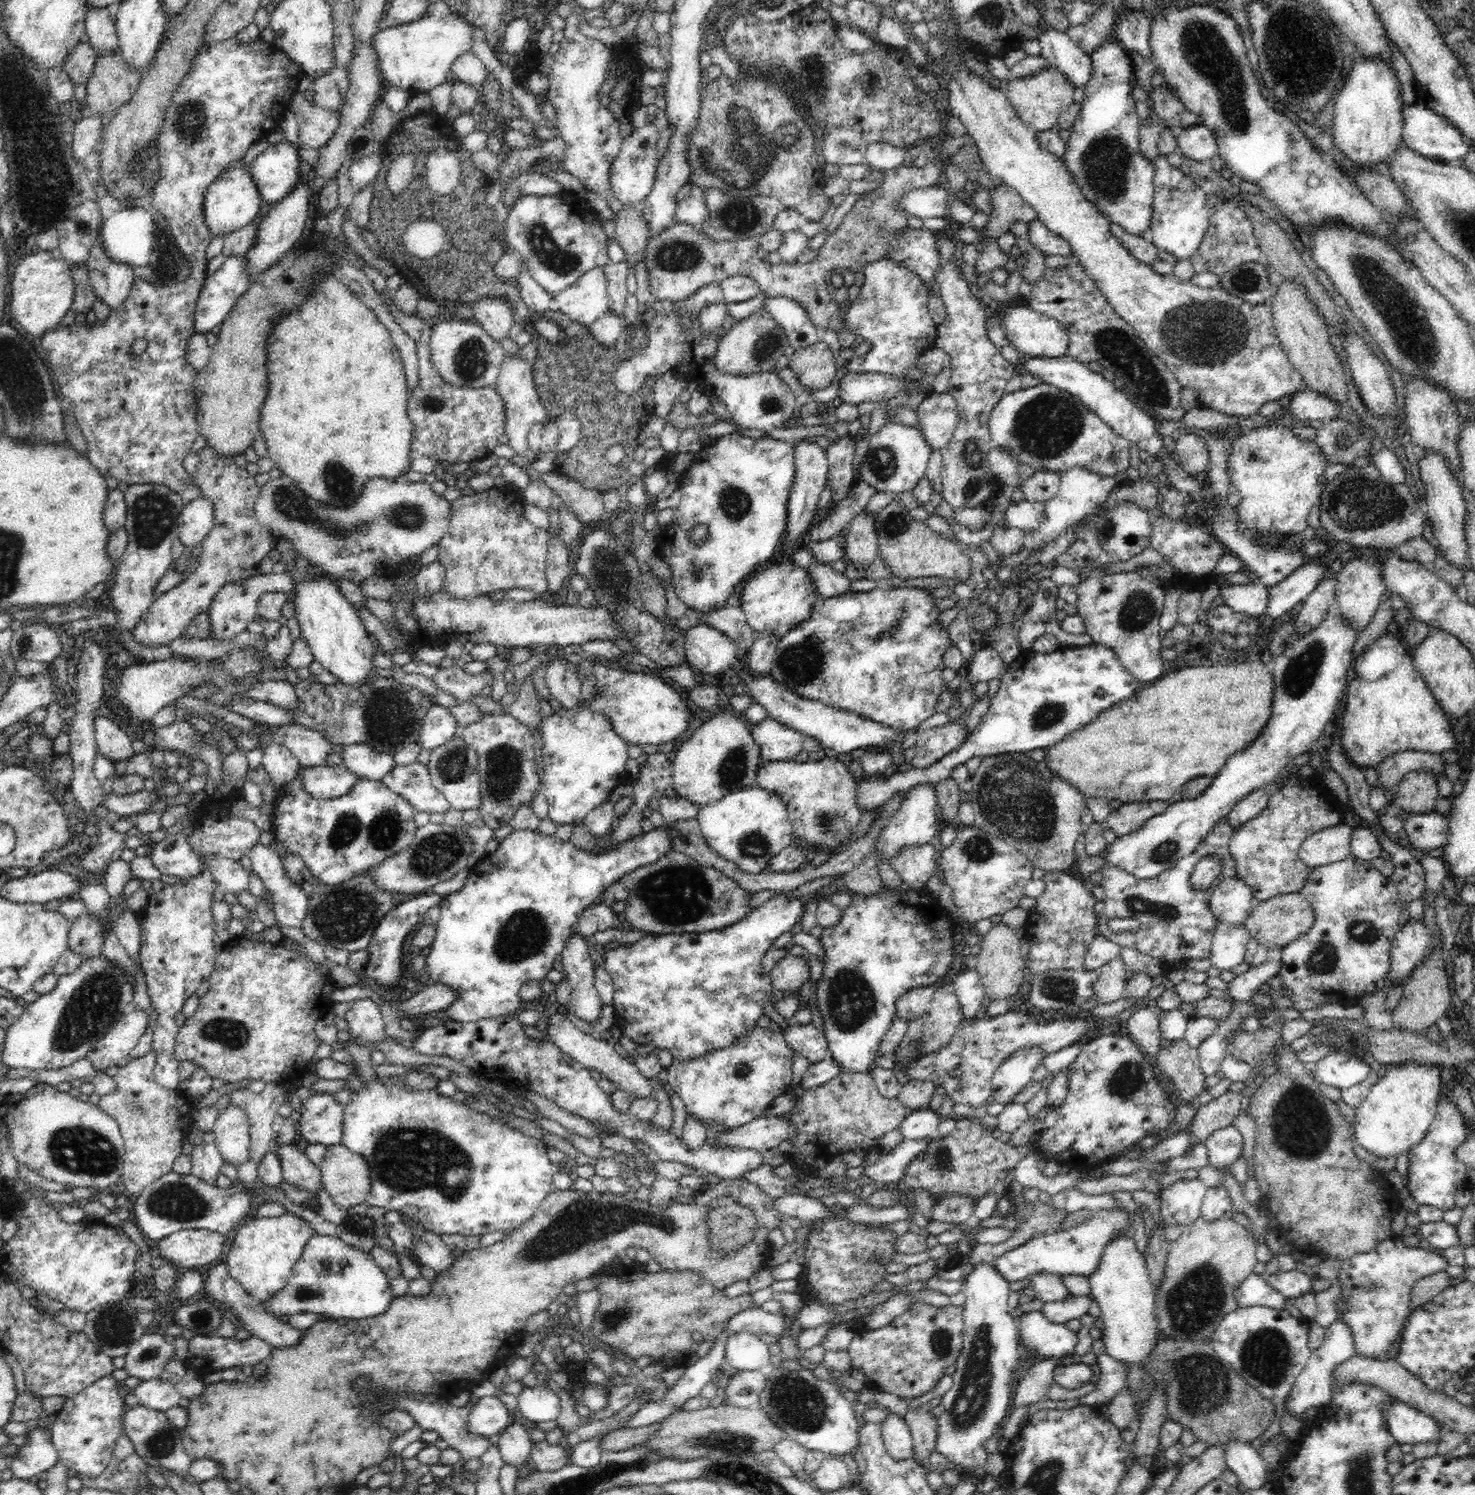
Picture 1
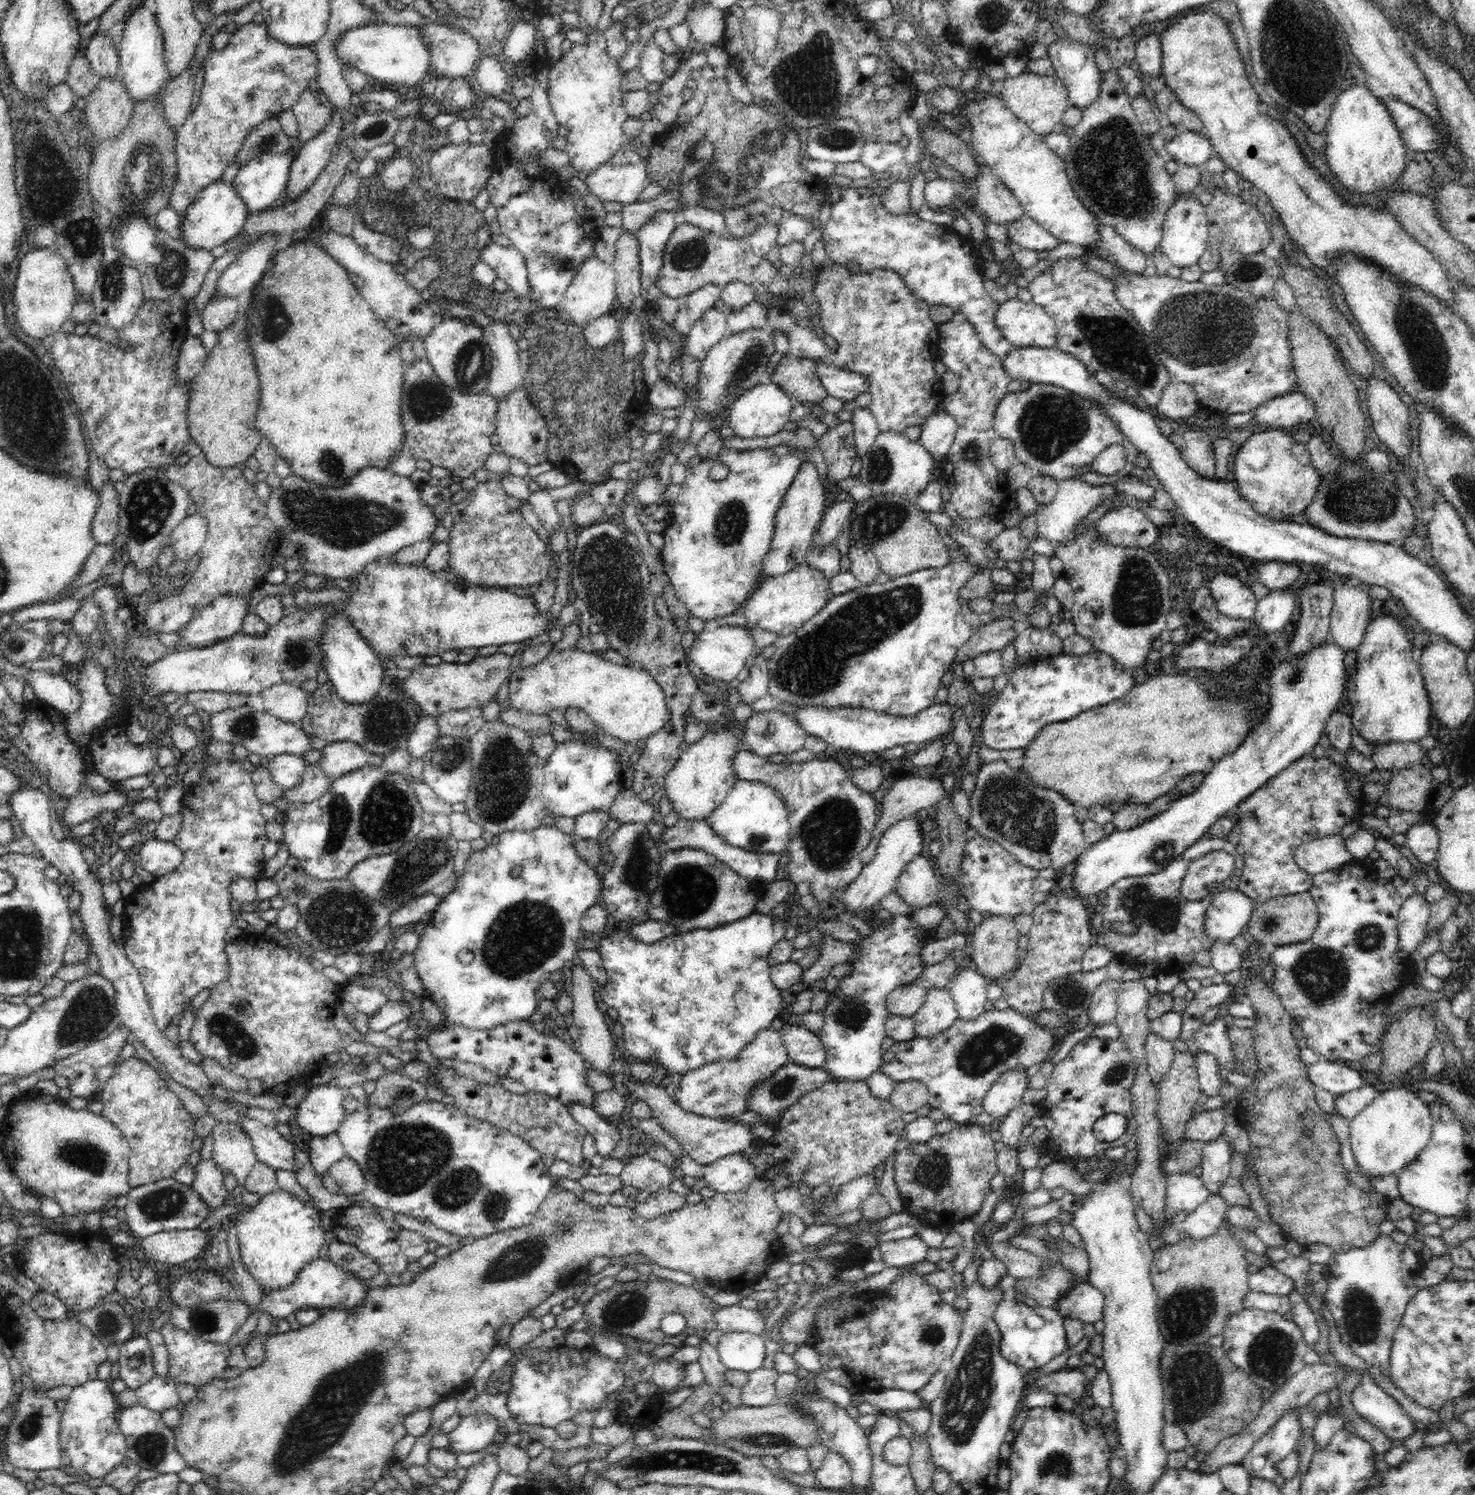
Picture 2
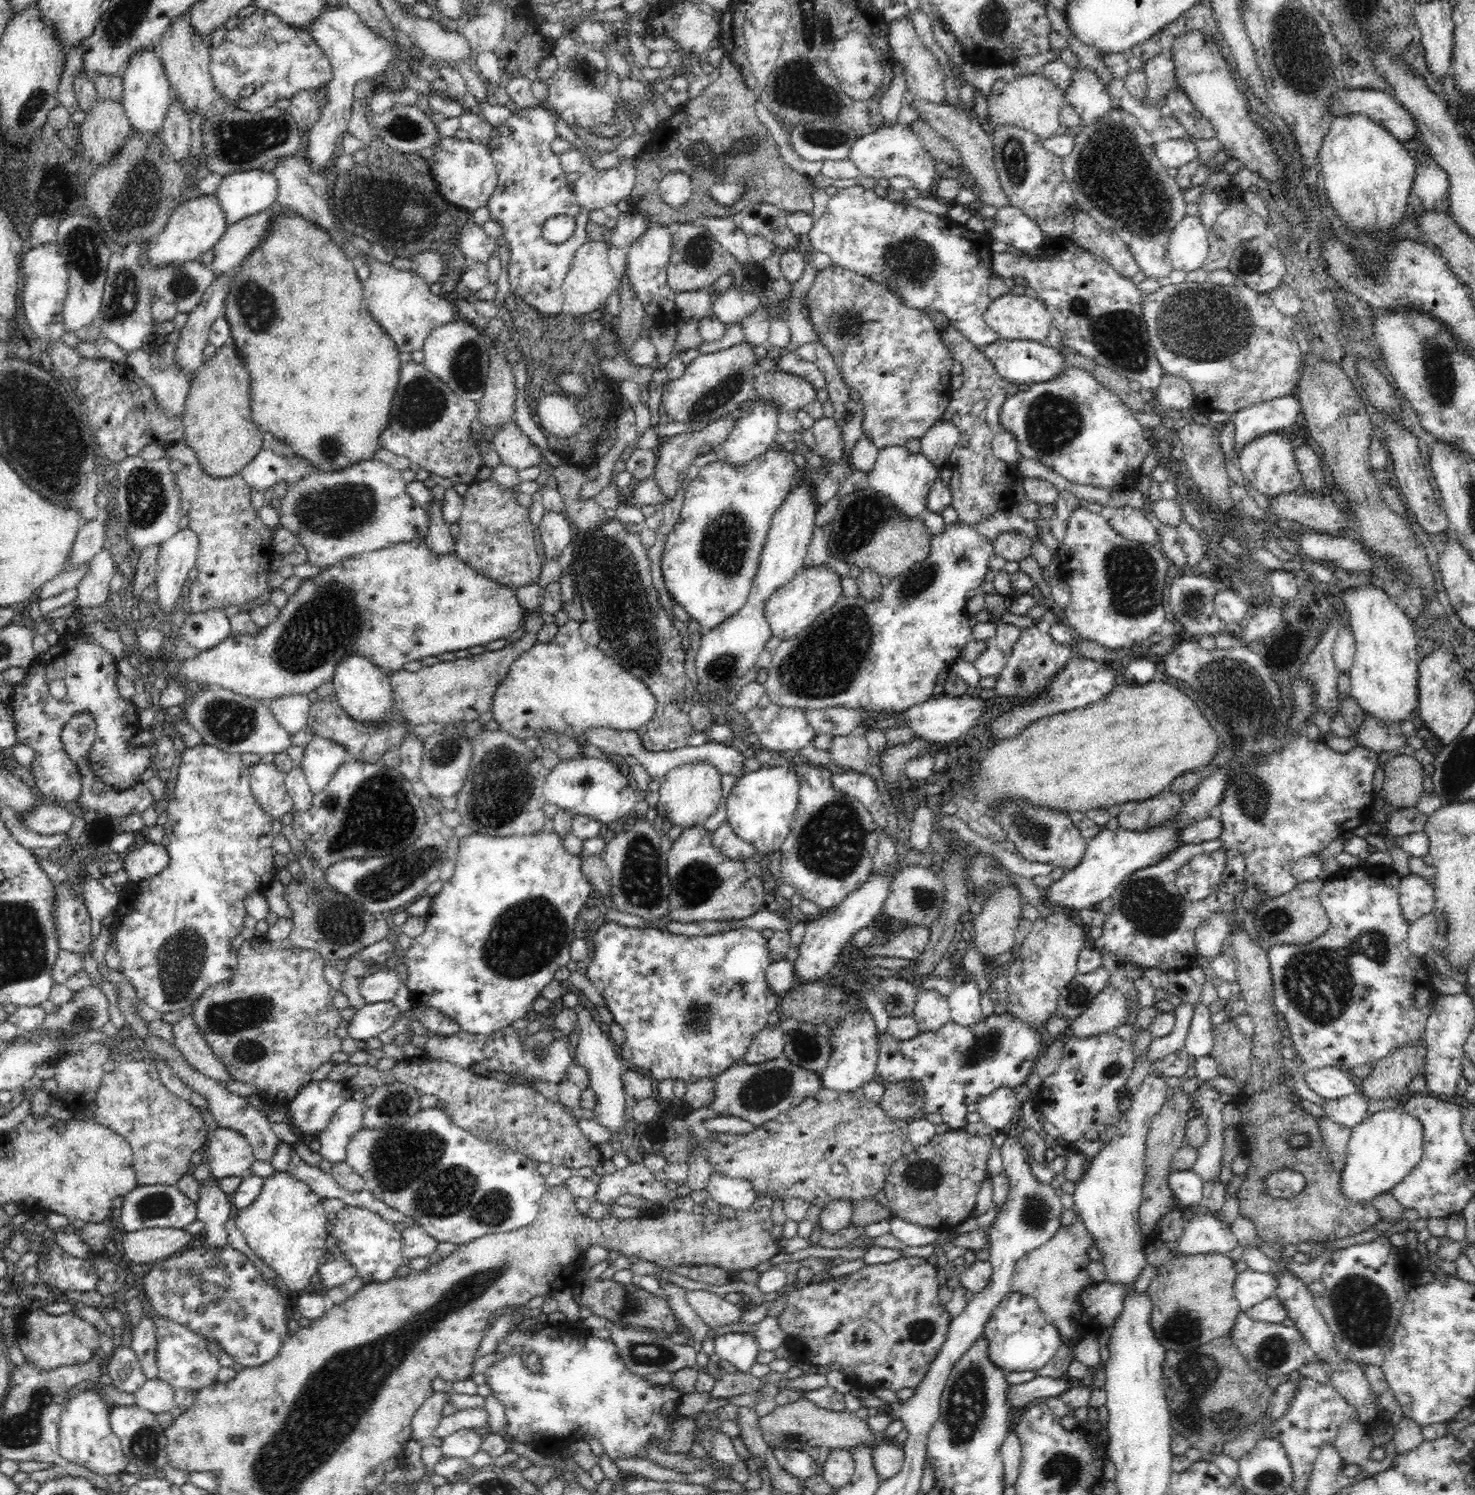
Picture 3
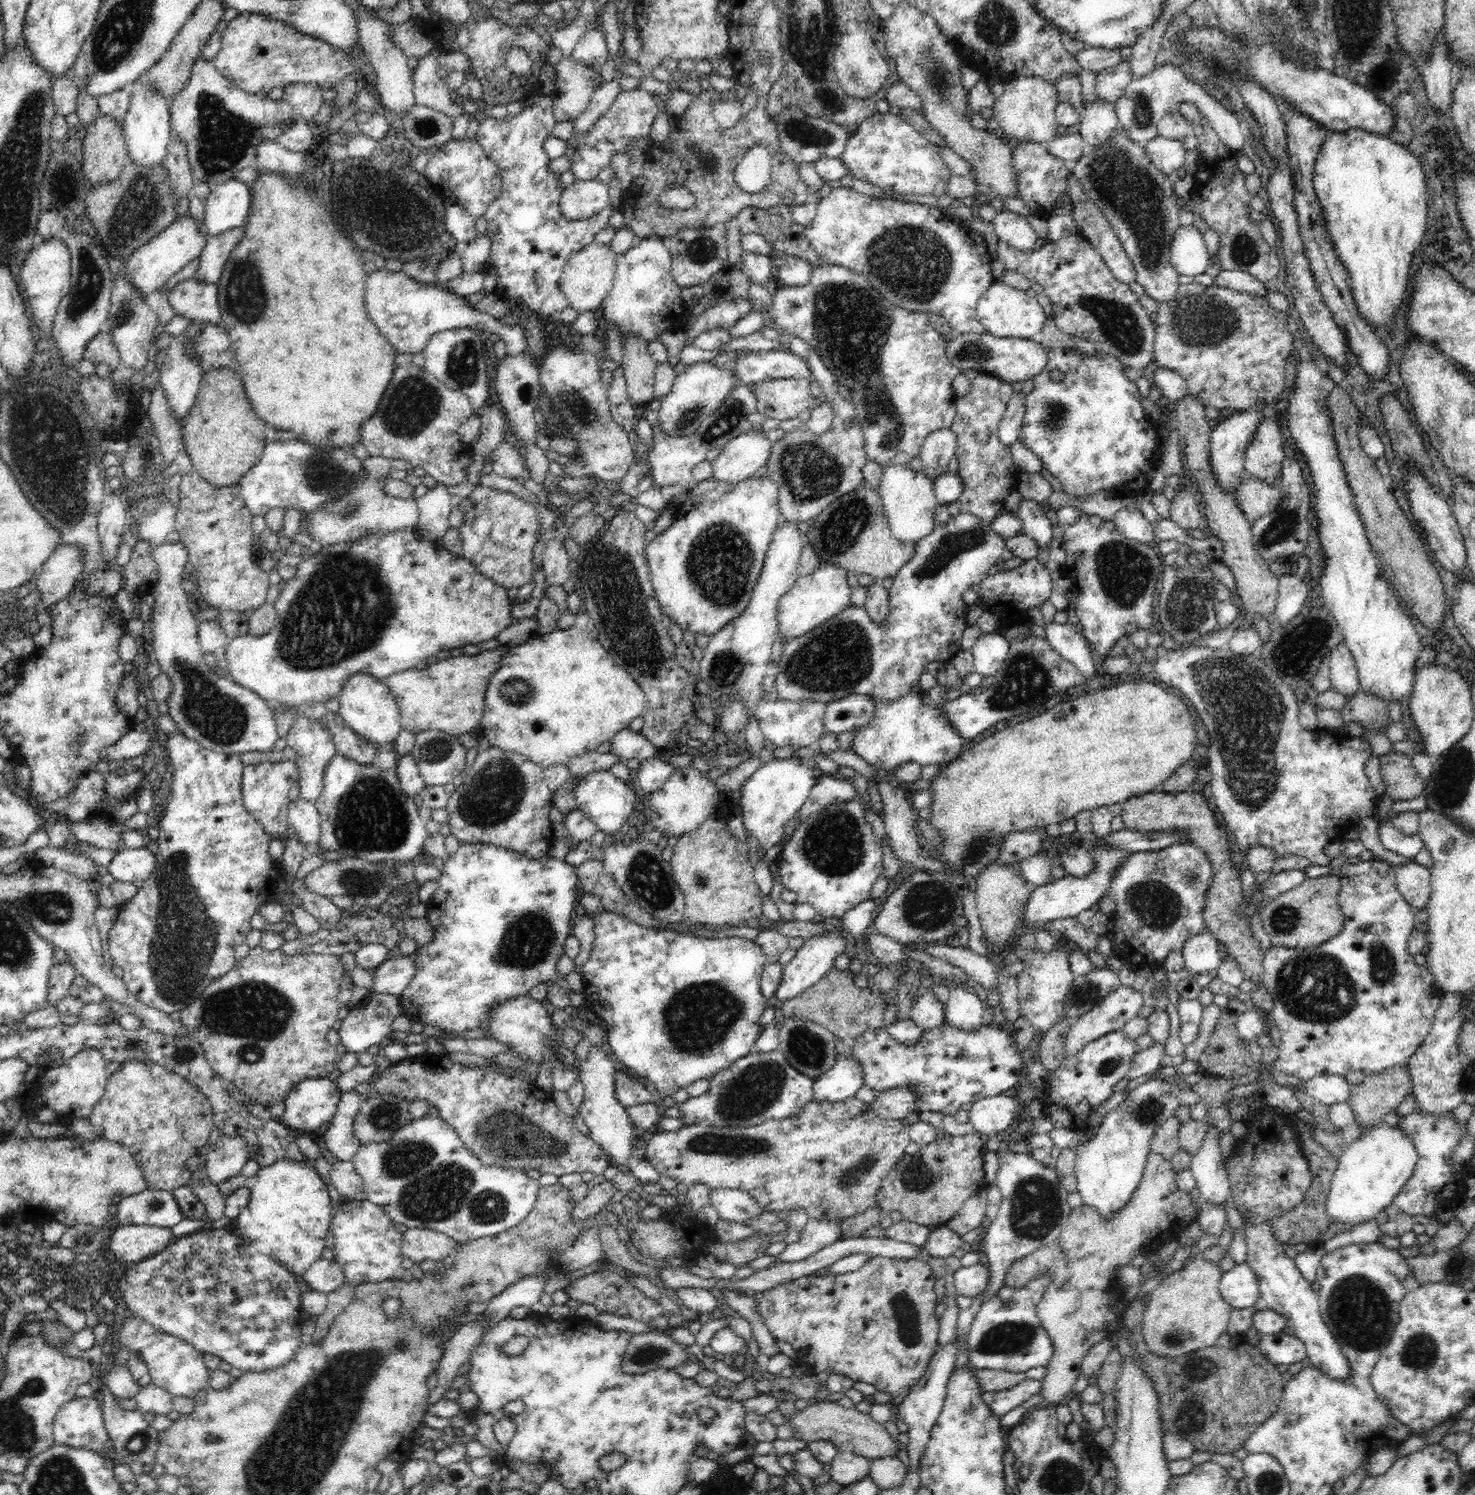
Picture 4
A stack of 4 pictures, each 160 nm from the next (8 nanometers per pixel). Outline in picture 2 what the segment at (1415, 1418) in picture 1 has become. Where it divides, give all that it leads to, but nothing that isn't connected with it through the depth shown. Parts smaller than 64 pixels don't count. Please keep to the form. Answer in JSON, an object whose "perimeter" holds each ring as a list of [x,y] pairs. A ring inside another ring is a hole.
{"perimeter":[[[1366,1379],[1353,1391],[1354,1410],[1362,1419],[1379,1428],[1392,1441],[1404,1441],[1415,1432],[1416,1422],[1404,1413],[1400,1404],[1392,1396],[1388,1396],[1373,1381]]]}

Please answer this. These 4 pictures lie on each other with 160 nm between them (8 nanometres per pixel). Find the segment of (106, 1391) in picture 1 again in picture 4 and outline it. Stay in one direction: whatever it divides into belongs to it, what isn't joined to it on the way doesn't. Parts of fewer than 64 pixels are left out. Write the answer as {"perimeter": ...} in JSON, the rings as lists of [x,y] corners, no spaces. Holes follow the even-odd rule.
{"perimeter":[[[94,1396],[69,1401],[57,1413],[53,1426],[55,1443],[86,1447],[113,1463],[106,1453],[108,1448],[113,1449],[112,1441],[104,1427],[102,1408]]]}

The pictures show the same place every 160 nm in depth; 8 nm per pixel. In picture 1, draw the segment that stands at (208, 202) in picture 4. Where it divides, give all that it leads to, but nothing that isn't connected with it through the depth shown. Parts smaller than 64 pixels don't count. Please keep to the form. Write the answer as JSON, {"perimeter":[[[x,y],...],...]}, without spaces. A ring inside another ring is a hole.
{"perimeter":[[[280,141],[268,145],[247,170],[258,187],[260,196],[270,206],[284,200],[299,181],[303,169],[299,152],[291,144]]]}

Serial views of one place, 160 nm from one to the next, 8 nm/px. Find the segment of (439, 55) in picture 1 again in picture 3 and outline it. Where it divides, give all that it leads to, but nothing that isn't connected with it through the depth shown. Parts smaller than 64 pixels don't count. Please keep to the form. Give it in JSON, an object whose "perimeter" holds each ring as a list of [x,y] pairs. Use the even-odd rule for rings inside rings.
{"perimeter":[[[324,5],[320,14],[307,28],[313,39],[320,45],[324,55],[330,60],[333,76],[327,84],[327,95],[322,104],[322,112],[317,123],[308,131],[304,141],[304,156],[310,167],[316,172],[332,164],[333,158],[340,150],[342,134],[347,132],[352,114],[352,100],[356,83],[370,80],[374,74],[383,74],[390,64],[399,58],[401,51],[397,42],[388,42],[383,36],[368,28],[361,18],[348,7]]]}

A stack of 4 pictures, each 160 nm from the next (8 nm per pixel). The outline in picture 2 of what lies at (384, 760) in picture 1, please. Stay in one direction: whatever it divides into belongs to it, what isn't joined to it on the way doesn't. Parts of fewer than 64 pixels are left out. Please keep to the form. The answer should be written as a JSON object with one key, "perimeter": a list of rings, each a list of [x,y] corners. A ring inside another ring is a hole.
{"perimeter":[[[351,742],[328,743],[320,751],[320,761],[324,774],[332,780],[364,765],[382,766],[384,755],[366,752],[361,746]]]}

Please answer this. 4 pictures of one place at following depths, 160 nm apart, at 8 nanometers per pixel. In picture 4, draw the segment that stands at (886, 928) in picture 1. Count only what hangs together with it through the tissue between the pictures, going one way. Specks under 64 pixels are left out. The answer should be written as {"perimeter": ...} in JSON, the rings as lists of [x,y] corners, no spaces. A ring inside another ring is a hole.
{"perimeter":[[[837,1055],[836,1062],[824,1074],[815,1078],[813,1100],[842,1102],[855,1096],[863,1085],[861,1064],[852,1056]]]}

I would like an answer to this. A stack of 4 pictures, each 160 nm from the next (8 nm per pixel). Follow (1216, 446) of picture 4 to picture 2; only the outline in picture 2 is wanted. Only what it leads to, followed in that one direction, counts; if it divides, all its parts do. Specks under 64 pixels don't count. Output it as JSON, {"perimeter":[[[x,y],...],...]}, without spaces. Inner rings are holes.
{"perimeter":[[[1297,391],[1268,400],[1253,412],[1254,419],[1247,427],[1254,430],[1290,430],[1302,422],[1316,422],[1316,407]]]}

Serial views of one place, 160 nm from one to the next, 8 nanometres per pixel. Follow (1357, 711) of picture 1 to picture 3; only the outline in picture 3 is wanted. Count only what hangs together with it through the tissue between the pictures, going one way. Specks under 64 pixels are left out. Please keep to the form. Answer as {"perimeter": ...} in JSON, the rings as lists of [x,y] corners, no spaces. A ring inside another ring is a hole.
{"perimeter":[[[1364,584],[1352,590],[1340,592],[1344,612],[1348,614],[1348,624],[1354,635],[1355,657],[1350,668],[1350,690],[1351,696],[1354,697],[1362,710],[1368,715],[1376,717],[1384,723],[1396,723],[1400,726],[1401,720],[1412,720],[1414,710],[1418,706],[1418,689],[1417,680],[1419,677],[1420,656],[1418,656],[1418,636],[1414,632],[1412,619],[1402,611],[1396,602],[1379,587],[1374,584]]]}

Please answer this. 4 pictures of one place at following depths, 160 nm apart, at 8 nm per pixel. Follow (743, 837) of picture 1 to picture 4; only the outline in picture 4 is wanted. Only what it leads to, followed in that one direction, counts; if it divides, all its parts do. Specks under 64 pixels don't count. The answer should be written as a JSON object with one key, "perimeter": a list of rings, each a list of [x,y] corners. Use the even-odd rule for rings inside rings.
{"perimeter":[[[797,756],[774,759],[761,766],[744,782],[739,801],[744,828],[756,837],[765,851],[782,840],[785,824],[806,802],[818,778],[817,769],[805,766]]]}

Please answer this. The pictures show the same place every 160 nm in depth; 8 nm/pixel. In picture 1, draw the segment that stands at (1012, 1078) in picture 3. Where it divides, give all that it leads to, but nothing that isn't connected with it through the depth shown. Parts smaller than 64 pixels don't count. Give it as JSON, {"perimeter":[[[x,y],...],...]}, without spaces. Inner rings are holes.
{"perimeter":[[[1009,1010],[1002,1016],[989,1016],[982,1020],[964,1019],[958,1024],[958,1028],[950,1042],[936,1052],[920,1056],[918,1060],[898,1063],[898,1068],[908,1075],[908,1078],[916,1080],[931,1080],[935,1088],[944,1090],[945,1098],[953,1102],[953,1111],[956,1116],[971,1117],[972,1112],[984,1102],[988,1102],[993,1074],[1012,1052],[1037,1046],[1041,1048],[1044,1057],[1052,1052],[1066,1048],[1071,1044],[1080,1042],[1080,1038],[1086,1037],[1093,1031],[1094,1019],[1088,1015],[1082,1015],[1077,1020],[1055,1020],[1040,1024],[1032,1016]]]}

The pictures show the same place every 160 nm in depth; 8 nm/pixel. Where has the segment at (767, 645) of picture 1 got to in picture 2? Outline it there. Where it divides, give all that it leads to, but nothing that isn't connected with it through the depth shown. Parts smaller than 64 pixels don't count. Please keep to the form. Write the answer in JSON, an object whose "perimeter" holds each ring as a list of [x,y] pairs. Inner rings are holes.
{"perimeter":[[[762,655],[753,657],[749,664],[749,676],[737,688],[740,702],[751,705],[758,698],[766,696],[769,688],[769,661]]]}

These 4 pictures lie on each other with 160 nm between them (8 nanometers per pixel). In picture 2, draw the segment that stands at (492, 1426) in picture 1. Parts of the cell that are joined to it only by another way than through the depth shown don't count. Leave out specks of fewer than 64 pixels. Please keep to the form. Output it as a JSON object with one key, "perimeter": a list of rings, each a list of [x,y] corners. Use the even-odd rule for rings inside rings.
{"perimeter":[[[487,1412],[476,1413],[460,1420],[460,1424],[448,1434],[450,1443],[447,1446],[454,1453],[478,1452],[498,1439],[498,1427],[502,1423]]]}

